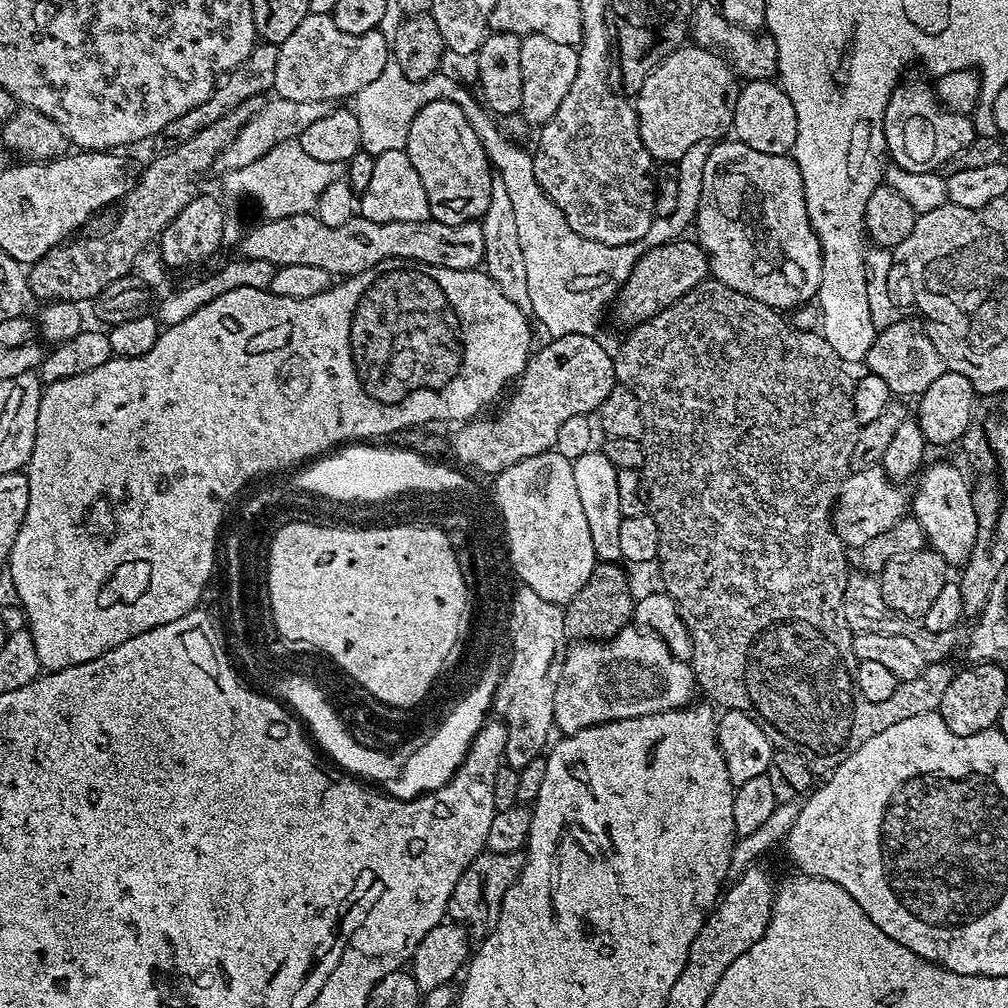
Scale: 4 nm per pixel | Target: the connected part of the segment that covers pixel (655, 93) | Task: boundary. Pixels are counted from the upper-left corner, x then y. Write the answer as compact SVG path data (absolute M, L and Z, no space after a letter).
M682 46L667 56L650 74L650 78L642 82L642 90L634 98L640 137L656 162L679 162L690 146L698 142L719 142L732 132L734 106L738 106L741 81L719 51L699 46L688 47Z

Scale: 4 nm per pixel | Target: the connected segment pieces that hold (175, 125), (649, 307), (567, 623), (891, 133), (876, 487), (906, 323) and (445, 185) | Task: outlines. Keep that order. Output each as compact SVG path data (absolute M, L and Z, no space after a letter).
M256 43L250 50L250 54L246 54L246 58L238 67L224 73L222 79L217 83L216 89L210 94L210 98L206 98L206 102L194 106L194 110L186 110L186 114L182 114L182 118L174 118L174 122L170 122L170 126L166 126L155 136L155 143L160 143L160 148L164 150L182 146L182 142L190 142L190 138L194 138L194 134L206 130L206 126L218 122L218 118L226 118L226 114L230 114L230 110L238 110L238 106L242 106L242 102L246 102L246 98L271 93L274 86L274 73L278 67L279 49L279 44Z
M695 239L671 240L668 244L659 244L641 251L640 260L634 266L630 278L616 295L616 320L620 324L628 324L627 326L646 322L654 318L654 314L666 310L666 306L676 304L678 298L696 290L696 287L709 279L709 276L708 254Z
M599 561L588 582L570 603L563 605L564 630L573 641L611 640L634 620L635 595L630 594L628 578L619 563Z
M907 80L896 85L886 106L884 146L891 163L902 170L935 172L971 146L978 135L976 125L968 116L942 107L929 81Z
M877 466L861 472L852 472L844 481L840 497L832 509L832 528L849 549L859 550L870 538L885 533L904 518L910 508L910 496L899 483L893 482L884 469Z
M901 318L891 324L889 328L883 328L881 332L877 332L875 340L872 341L870 350L866 357L867 371L871 375L882 378L882 382L886 382L886 386L890 386L893 397L904 398L900 396L913 396L919 398L930 386L930 382L936 381L944 371L944 359L942 354L938 354L938 350L934 350L934 342L930 342L928 337L928 329L920 318Z
M434 101L418 110L417 116L408 123L409 134L405 140L404 151L408 153L410 162L414 162L414 170L418 170L418 178L422 178L422 187L426 190L426 202L430 204L429 217L438 222L446 222L446 226L458 226L471 220L479 221L486 214L486 206L492 201L492 181L494 169L488 162L488 155L482 142L465 115L452 102Z

